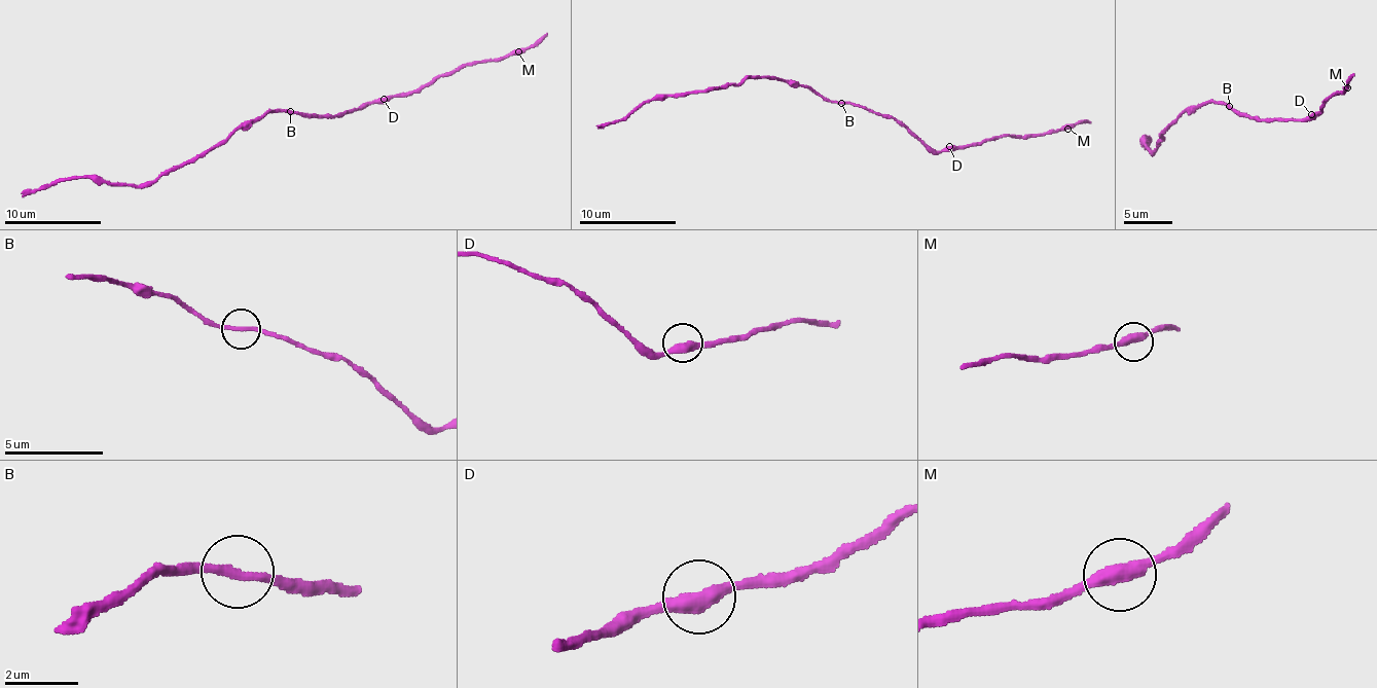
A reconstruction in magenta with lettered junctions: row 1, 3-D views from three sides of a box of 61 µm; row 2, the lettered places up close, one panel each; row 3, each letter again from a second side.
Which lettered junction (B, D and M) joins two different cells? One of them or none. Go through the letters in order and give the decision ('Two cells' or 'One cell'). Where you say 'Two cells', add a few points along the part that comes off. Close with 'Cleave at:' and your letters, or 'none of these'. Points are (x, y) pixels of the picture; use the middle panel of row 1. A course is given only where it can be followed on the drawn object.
B: One cell
D: One cell
M: One cell
Cleave at: none of these

